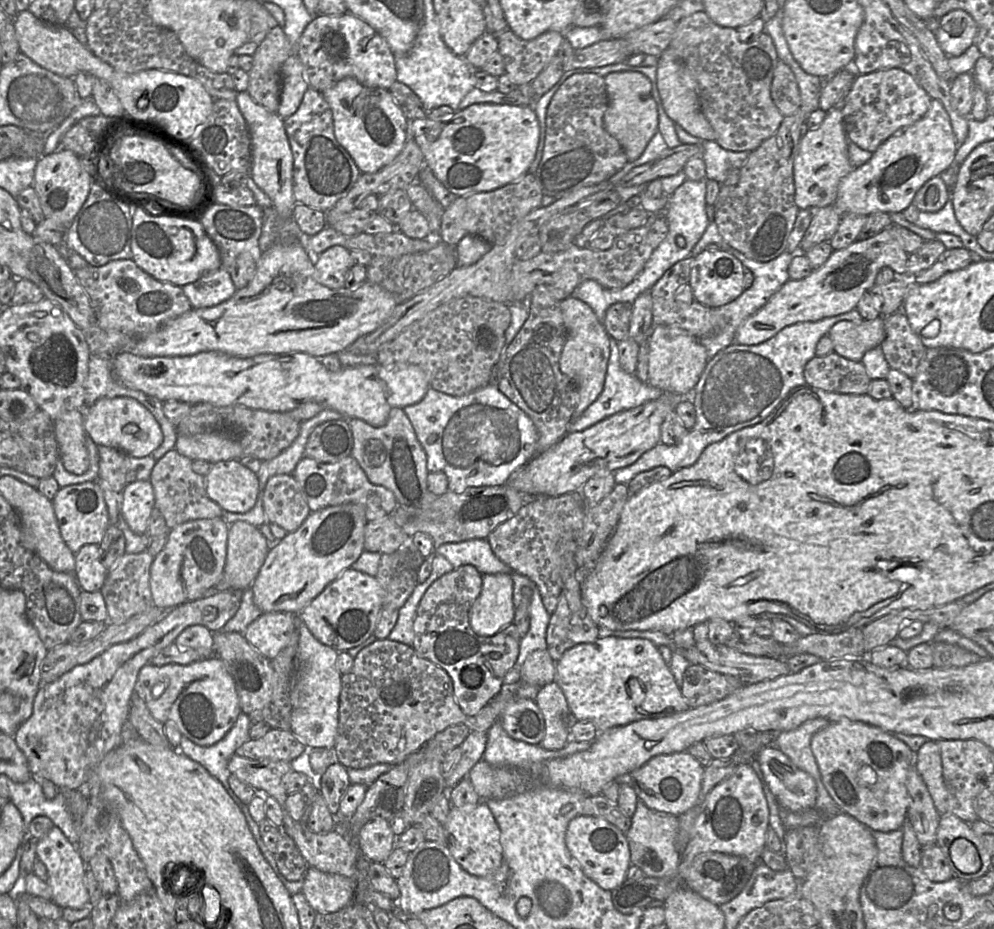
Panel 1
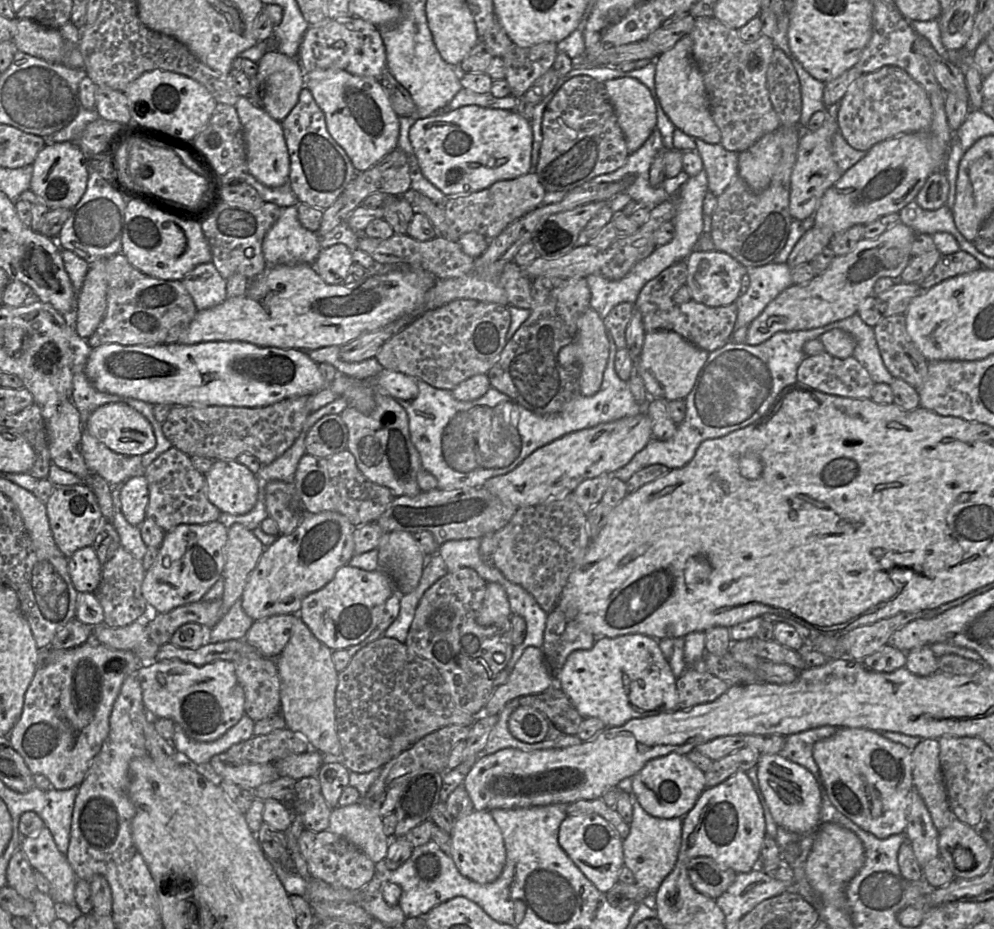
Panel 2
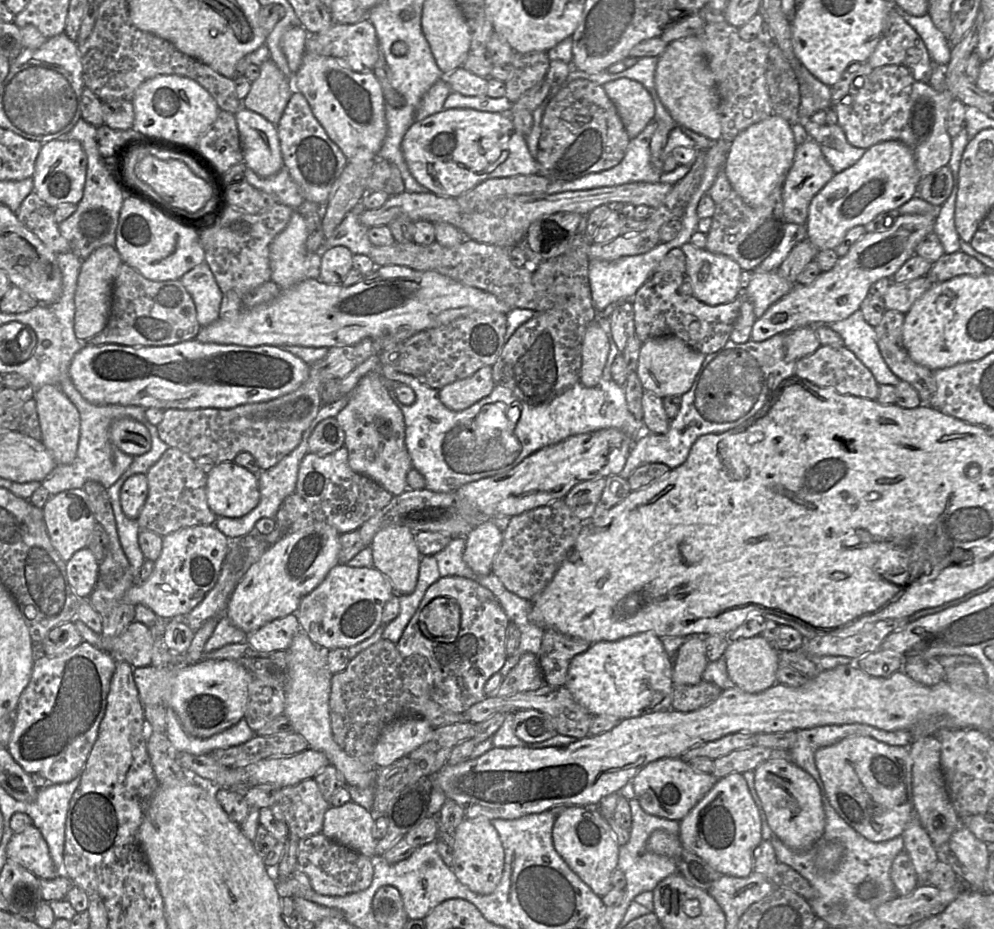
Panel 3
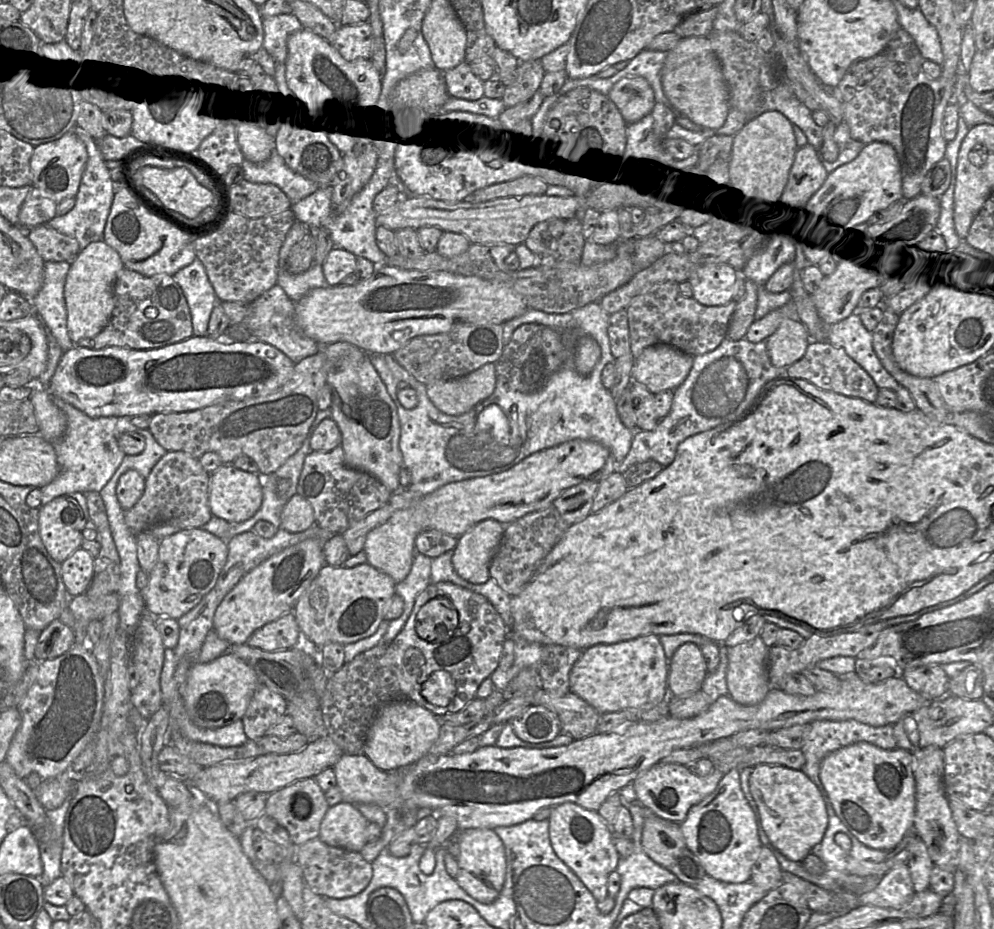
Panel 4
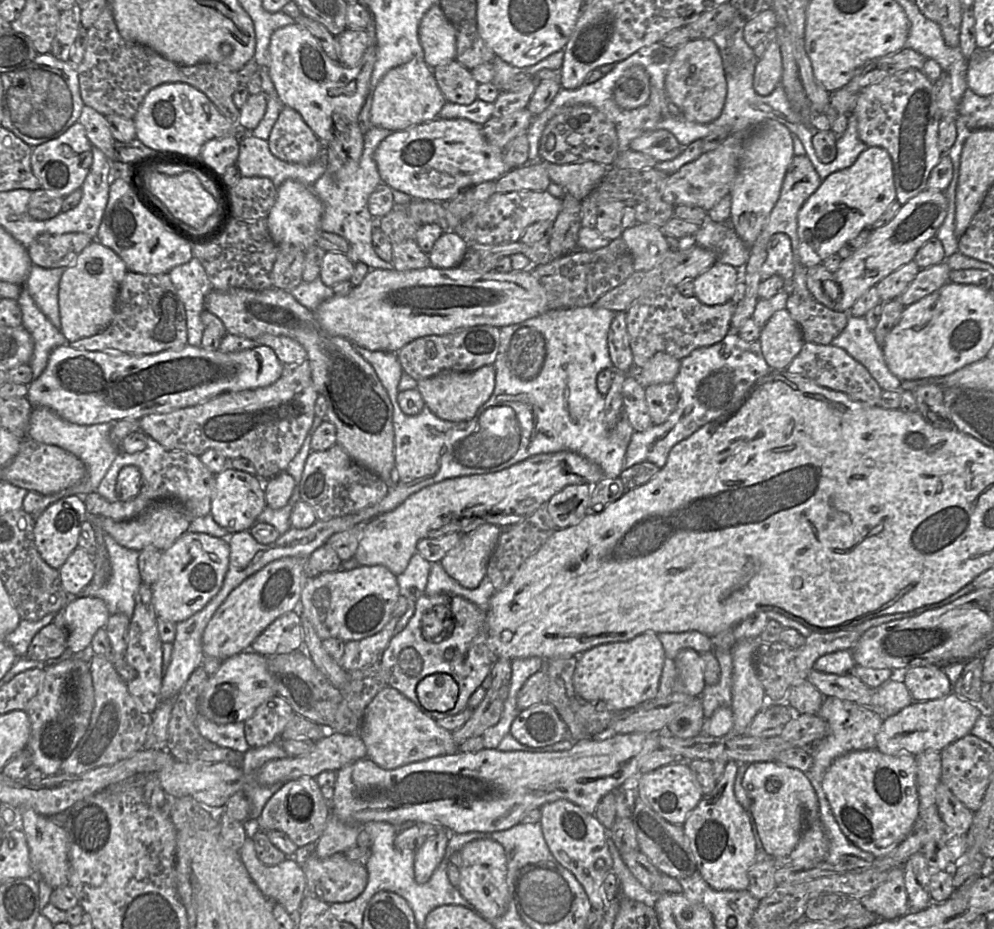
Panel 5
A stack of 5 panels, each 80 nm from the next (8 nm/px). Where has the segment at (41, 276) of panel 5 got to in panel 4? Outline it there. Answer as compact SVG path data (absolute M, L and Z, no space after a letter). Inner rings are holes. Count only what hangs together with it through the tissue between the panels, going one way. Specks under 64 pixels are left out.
M45 262L43 284L33 299L35 313L60 345L63 352L75 347L67 330L64 285L70 262Z

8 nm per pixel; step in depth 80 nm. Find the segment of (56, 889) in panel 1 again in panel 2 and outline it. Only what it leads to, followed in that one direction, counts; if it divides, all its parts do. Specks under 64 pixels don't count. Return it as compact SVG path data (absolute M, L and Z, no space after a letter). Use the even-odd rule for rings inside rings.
M47 827L24 837L20 851L27 856L34 871L43 874L50 882L49 895L55 903L75 904L74 893L78 879L66 855L58 850Z

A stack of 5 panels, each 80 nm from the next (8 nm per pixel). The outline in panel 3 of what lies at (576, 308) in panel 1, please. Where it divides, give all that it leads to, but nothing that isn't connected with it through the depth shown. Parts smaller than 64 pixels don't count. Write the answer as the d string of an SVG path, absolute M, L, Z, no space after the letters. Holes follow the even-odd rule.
M595 320L585 331L581 345L580 383L591 388L596 386L601 378L610 349L607 334Z

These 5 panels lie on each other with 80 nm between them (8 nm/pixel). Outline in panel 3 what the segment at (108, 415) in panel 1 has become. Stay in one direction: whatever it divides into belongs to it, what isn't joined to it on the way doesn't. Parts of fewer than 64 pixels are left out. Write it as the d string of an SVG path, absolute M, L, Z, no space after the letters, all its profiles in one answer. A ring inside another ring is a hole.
M131 418L115 420L109 430L112 443L122 452L133 457L151 449L151 436L147 427Z

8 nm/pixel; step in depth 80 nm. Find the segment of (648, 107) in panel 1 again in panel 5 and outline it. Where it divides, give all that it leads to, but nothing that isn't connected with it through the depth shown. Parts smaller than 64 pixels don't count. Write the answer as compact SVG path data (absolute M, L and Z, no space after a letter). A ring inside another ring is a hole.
M632 66L625 70L614 88L616 104L633 110L648 103L650 97L650 79L642 66Z

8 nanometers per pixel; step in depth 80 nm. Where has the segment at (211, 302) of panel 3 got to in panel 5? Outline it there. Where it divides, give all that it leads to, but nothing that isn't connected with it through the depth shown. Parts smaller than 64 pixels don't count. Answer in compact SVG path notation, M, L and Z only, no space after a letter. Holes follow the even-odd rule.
M193 257L188 263L169 271L169 277L182 301L188 333L188 345L200 347L205 326L201 314L206 296L213 290L200 261Z

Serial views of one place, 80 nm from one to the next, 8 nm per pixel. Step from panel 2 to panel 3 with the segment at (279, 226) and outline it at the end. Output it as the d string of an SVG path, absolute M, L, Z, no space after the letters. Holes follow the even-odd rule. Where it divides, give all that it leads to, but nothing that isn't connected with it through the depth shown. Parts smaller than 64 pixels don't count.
M294 209L287 226L270 244L271 280L281 290L320 277L321 256L307 249L308 235L304 217Z

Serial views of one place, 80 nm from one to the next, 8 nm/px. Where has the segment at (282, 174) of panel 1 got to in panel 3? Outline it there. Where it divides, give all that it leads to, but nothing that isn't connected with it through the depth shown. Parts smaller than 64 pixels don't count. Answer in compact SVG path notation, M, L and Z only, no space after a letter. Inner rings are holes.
M243 101L235 117L239 131L243 160L247 168L250 168L263 178L268 178L278 173L284 167L284 162L277 125L269 122L262 115L245 108L243 106Z

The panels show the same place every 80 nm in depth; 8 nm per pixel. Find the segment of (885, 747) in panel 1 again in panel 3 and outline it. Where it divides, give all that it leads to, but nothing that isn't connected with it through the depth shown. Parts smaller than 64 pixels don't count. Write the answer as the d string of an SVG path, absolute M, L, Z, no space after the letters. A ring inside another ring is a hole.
M852 736L819 748L815 764L831 806L856 832L871 842L884 842L902 835L914 816L909 747L890 746L867 736Z

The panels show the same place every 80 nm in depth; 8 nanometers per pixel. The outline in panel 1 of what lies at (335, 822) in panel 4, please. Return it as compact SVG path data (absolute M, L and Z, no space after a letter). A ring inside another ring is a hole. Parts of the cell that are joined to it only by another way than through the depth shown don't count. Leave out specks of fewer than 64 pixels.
M375 817L359 832L359 849L371 862L384 863L395 847L397 836L389 822Z

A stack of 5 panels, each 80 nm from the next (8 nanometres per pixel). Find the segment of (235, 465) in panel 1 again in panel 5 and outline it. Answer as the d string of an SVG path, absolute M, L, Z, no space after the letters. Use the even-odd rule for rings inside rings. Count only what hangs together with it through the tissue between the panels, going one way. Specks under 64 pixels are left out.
M227 466L222 472L215 475L215 489L210 515L230 535L250 530L265 507L264 484L256 475L235 470L230 466Z

